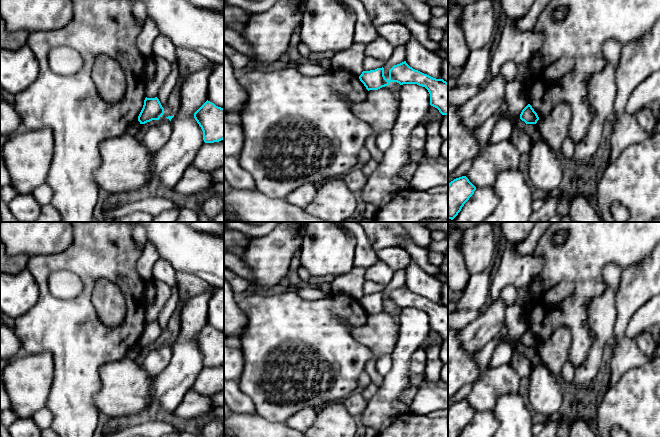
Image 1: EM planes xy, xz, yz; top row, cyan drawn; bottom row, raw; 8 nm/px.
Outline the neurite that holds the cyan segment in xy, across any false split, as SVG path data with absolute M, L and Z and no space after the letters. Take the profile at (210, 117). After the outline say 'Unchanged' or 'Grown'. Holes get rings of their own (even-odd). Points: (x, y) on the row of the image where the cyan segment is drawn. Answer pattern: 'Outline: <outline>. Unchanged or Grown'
Outline: M207 100L194 113L194 118L203 131L205 143L219 142L224 139L224 108Z. Unchanged

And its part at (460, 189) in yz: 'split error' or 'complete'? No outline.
complete

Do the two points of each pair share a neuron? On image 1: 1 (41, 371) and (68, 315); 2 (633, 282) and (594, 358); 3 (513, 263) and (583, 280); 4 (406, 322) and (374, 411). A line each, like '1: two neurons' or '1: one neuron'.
1: two neurons
2: two neurons
3: two neurons
4: one neuron

